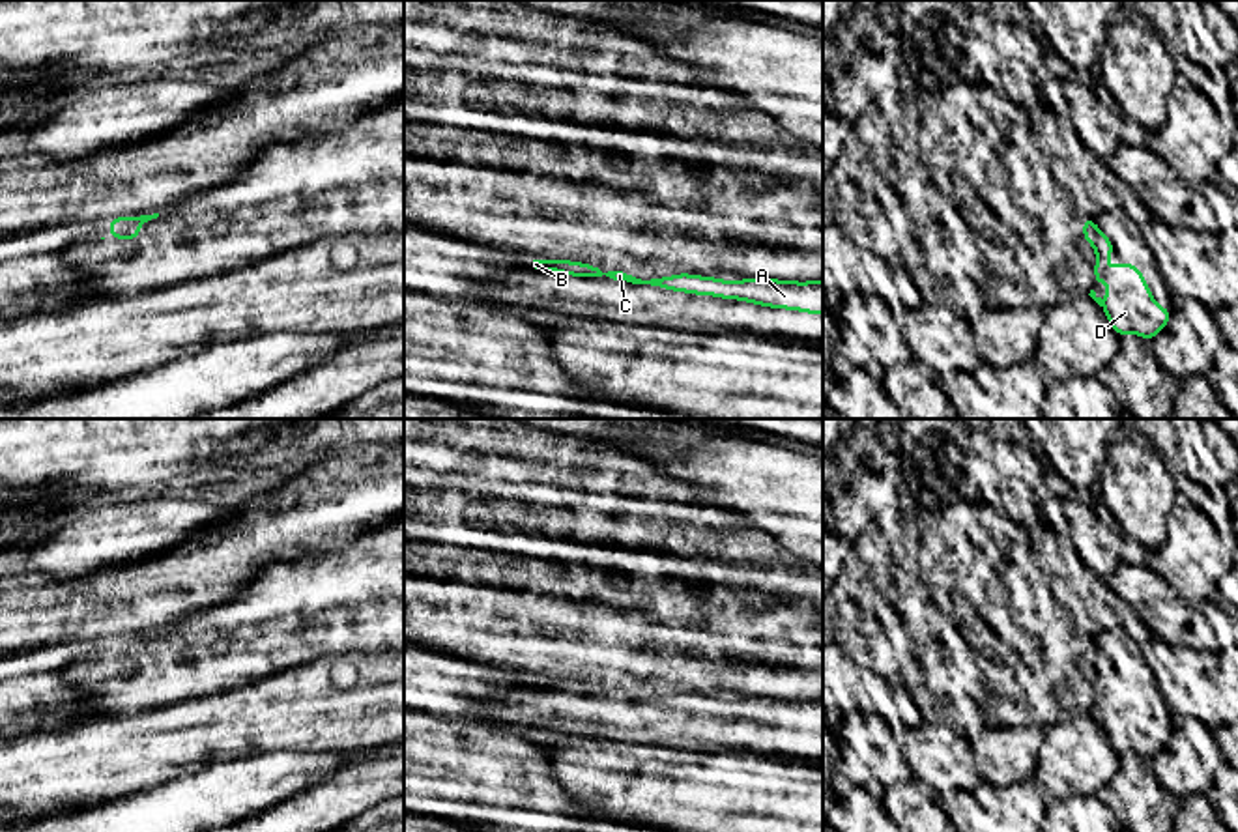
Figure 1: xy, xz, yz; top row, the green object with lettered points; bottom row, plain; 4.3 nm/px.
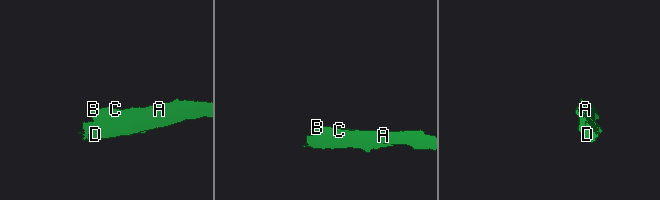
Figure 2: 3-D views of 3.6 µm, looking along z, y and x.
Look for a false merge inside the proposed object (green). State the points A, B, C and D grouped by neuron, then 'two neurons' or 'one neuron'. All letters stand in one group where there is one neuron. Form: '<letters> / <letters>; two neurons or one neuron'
A B C D; one neuron

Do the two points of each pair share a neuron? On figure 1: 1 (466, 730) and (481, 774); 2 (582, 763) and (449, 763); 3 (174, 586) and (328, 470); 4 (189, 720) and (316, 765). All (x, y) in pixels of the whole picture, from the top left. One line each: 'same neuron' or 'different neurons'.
1: same neuron
2: different neurons
3: same neuron
4: different neurons

